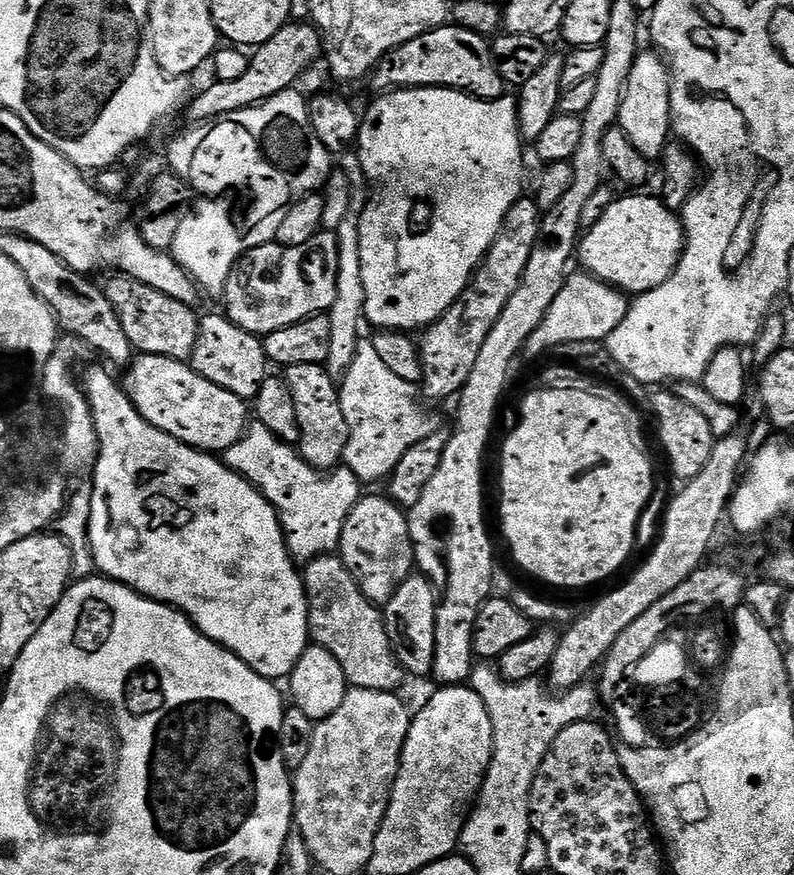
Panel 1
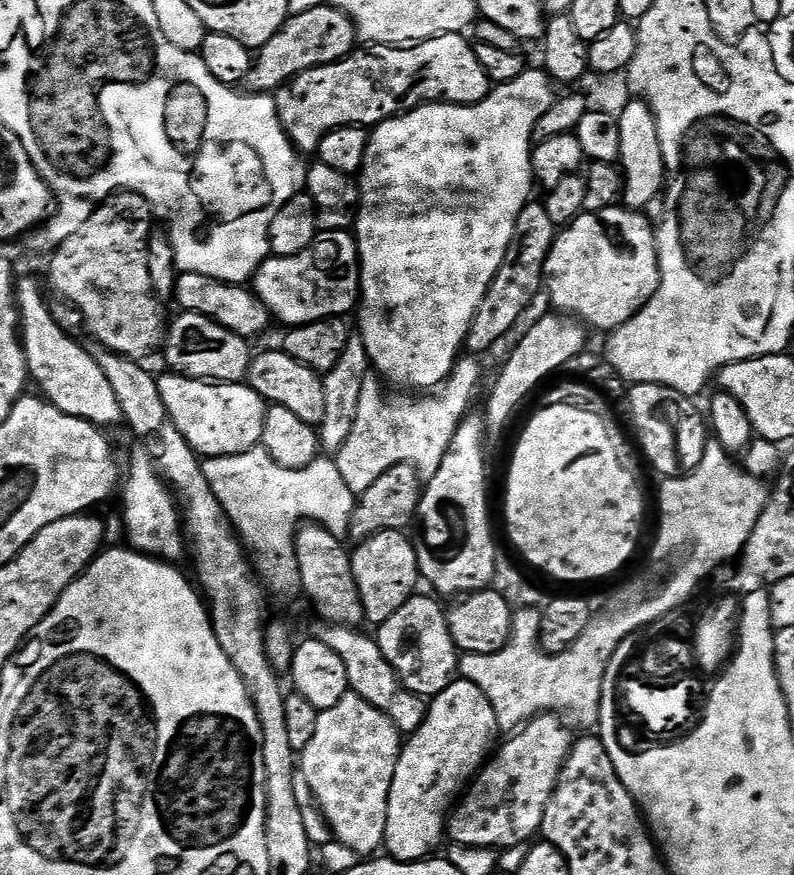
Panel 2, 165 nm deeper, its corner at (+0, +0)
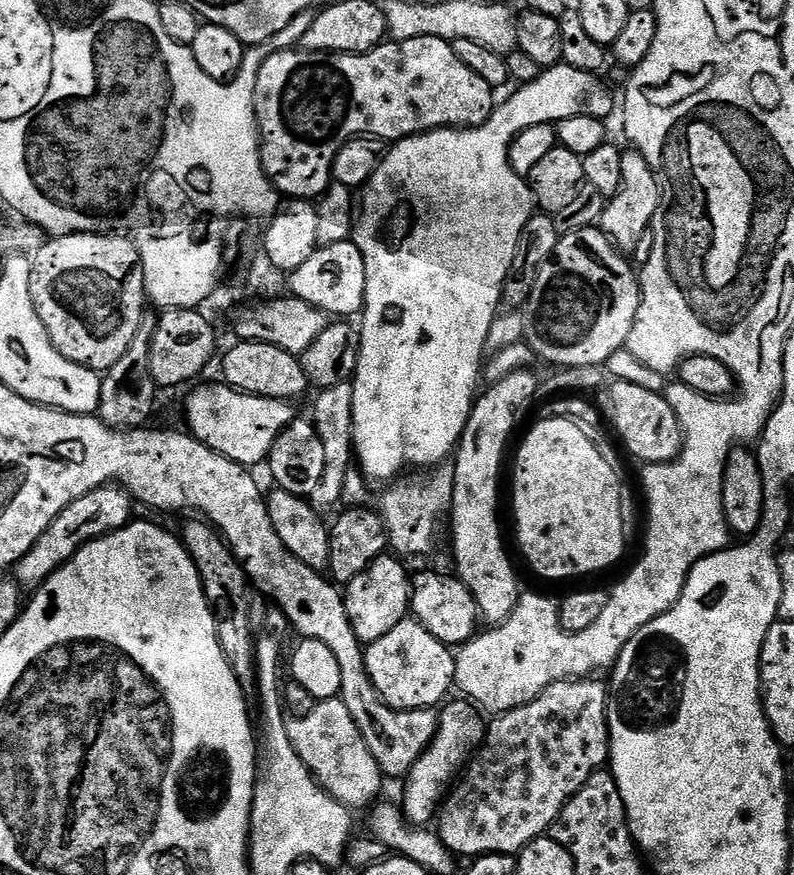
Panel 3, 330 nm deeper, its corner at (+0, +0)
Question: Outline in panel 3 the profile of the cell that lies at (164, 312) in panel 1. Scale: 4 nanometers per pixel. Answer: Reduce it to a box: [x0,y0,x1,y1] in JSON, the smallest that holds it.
[30,232,146,372]

